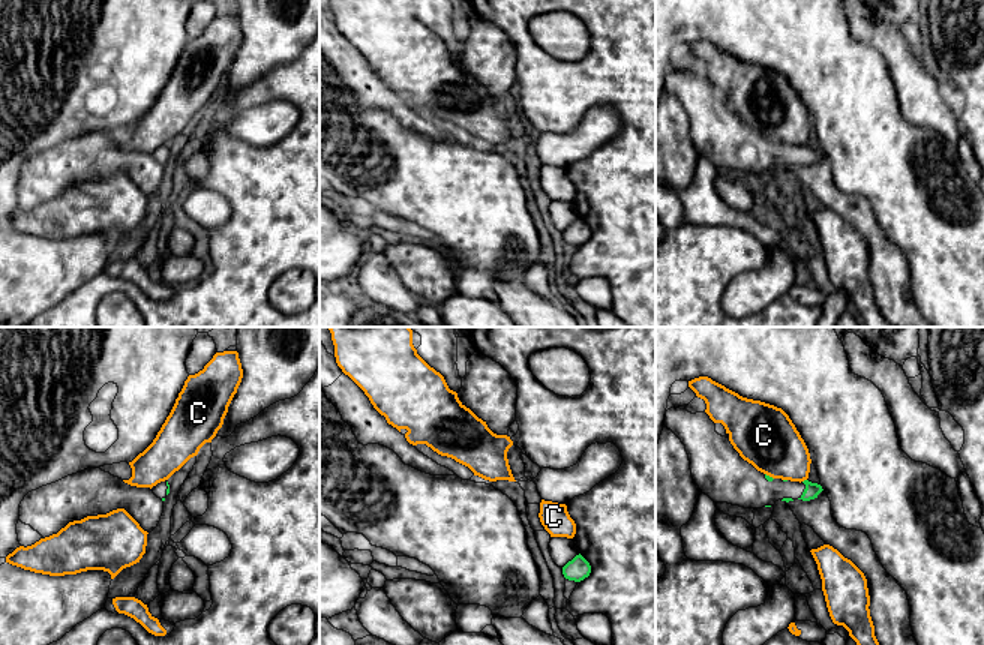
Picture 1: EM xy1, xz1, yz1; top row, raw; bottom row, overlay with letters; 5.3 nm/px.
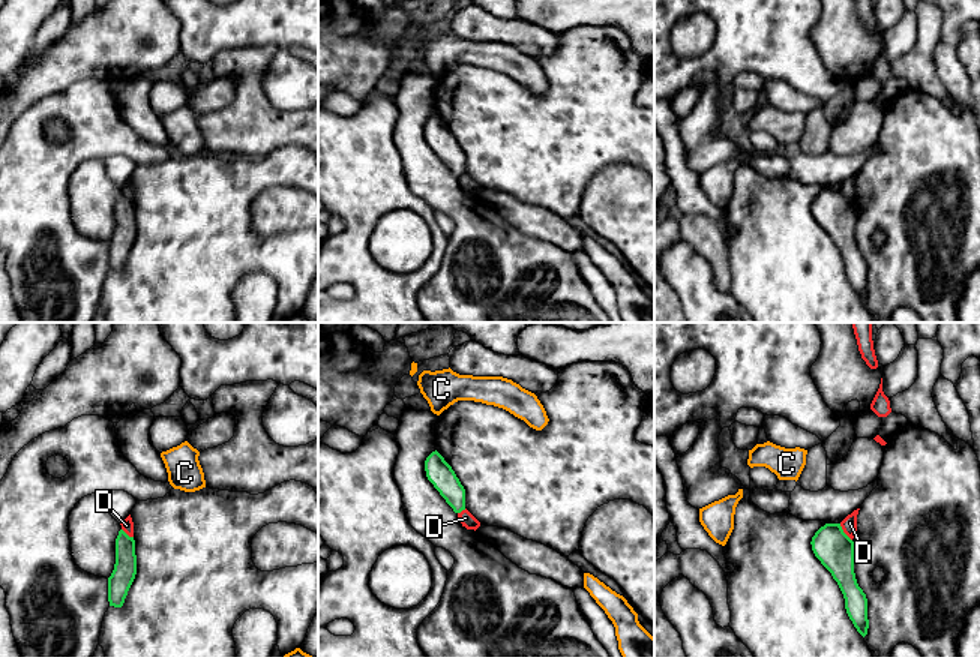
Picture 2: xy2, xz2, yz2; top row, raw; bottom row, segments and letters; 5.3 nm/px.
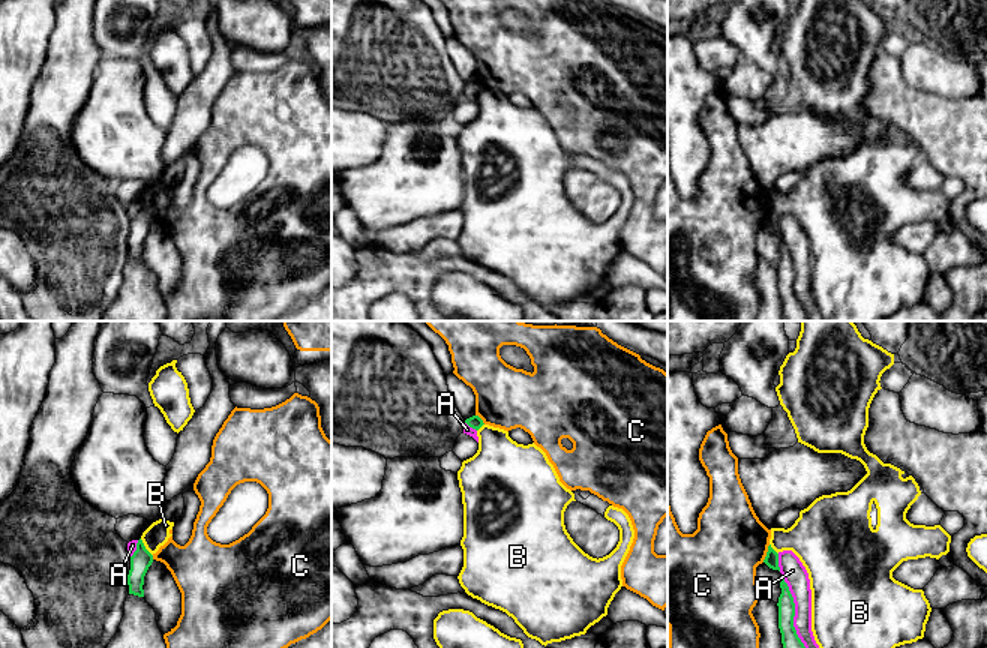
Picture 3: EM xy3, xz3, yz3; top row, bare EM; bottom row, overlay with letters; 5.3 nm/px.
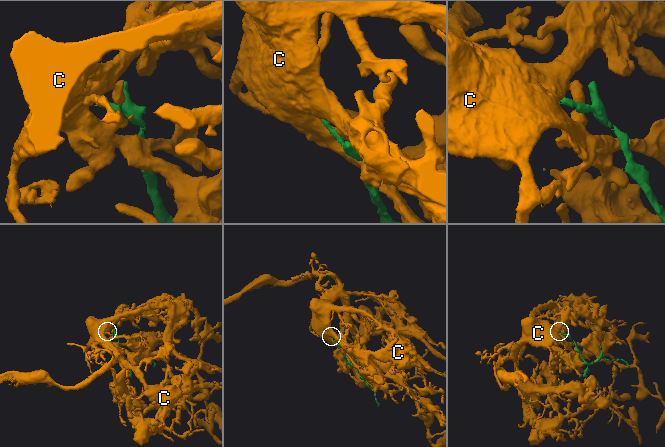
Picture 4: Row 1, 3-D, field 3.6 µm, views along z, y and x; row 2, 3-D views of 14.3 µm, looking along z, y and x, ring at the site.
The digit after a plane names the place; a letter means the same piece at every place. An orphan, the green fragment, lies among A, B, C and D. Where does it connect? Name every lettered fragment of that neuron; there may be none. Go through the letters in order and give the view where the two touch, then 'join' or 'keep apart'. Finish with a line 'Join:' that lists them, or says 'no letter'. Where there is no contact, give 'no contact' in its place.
A: contact in yz3; keep apart
B: contact in xy3; keep apart
C: contact in yz3; keep apart
D: contact in yz2; keep apart
Join: no letter

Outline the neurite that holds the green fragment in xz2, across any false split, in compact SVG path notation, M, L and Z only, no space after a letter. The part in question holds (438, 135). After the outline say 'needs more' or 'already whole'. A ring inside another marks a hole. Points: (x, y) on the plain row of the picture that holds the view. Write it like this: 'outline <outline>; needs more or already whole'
outline M435 114L425 124L428 144L453 172L455 177L465 174L465 153L452 130Z; already whole

